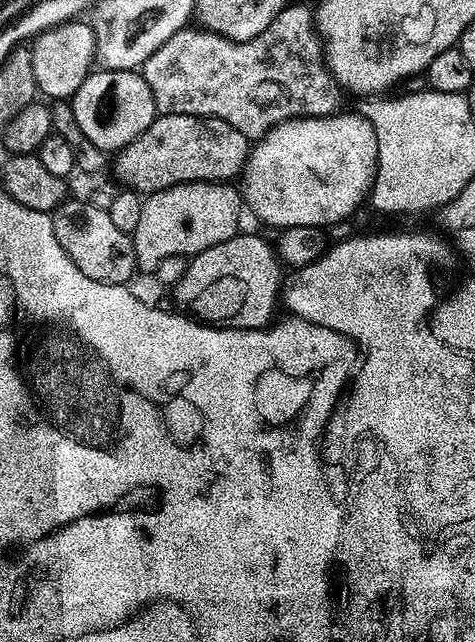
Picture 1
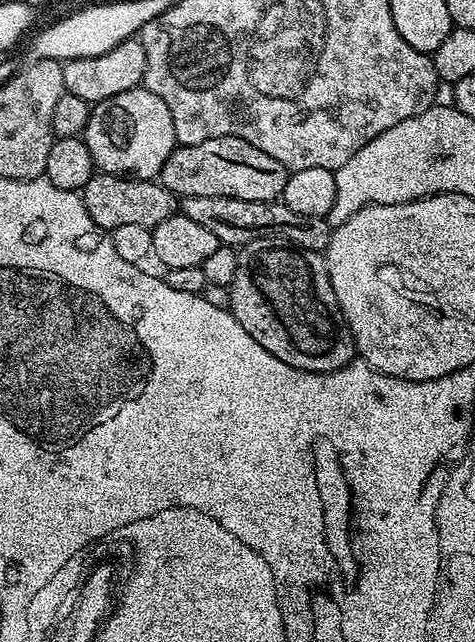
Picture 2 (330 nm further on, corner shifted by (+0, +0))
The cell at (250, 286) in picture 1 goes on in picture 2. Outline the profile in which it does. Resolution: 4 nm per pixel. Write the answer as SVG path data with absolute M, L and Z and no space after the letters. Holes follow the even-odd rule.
M255 240L243 245L238 252L238 270L234 282L228 288L232 317L274 358L282 358L286 366L294 366L307 372L333 372L347 368L357 359L356 343L350 326L338 306L334 286L330 282L328 267L323 255L298 248L294 244L279 240Z

